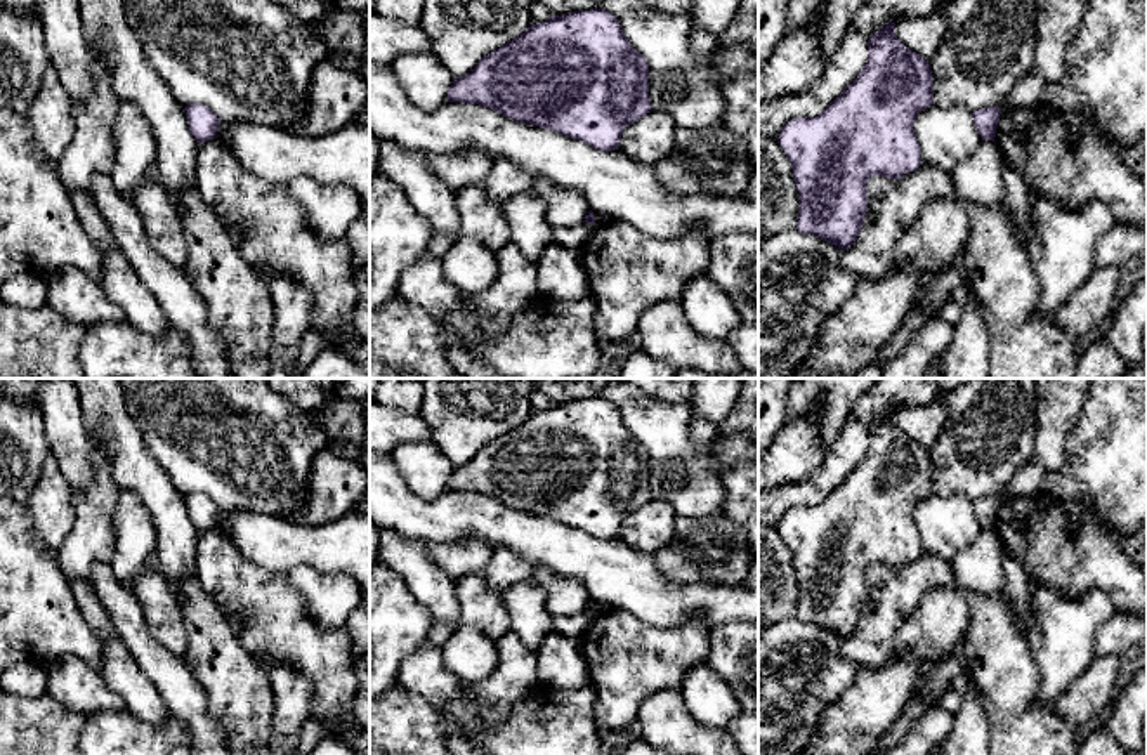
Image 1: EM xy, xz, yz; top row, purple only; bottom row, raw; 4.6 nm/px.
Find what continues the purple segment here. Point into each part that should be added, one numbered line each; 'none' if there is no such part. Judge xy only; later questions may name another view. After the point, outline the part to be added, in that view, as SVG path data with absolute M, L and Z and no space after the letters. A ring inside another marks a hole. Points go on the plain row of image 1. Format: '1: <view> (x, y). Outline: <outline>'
none

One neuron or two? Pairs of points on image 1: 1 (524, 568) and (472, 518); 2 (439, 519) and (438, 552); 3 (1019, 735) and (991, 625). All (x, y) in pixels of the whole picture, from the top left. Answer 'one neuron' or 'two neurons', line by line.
1: two neurons
2: two neurons
3: one neuron

